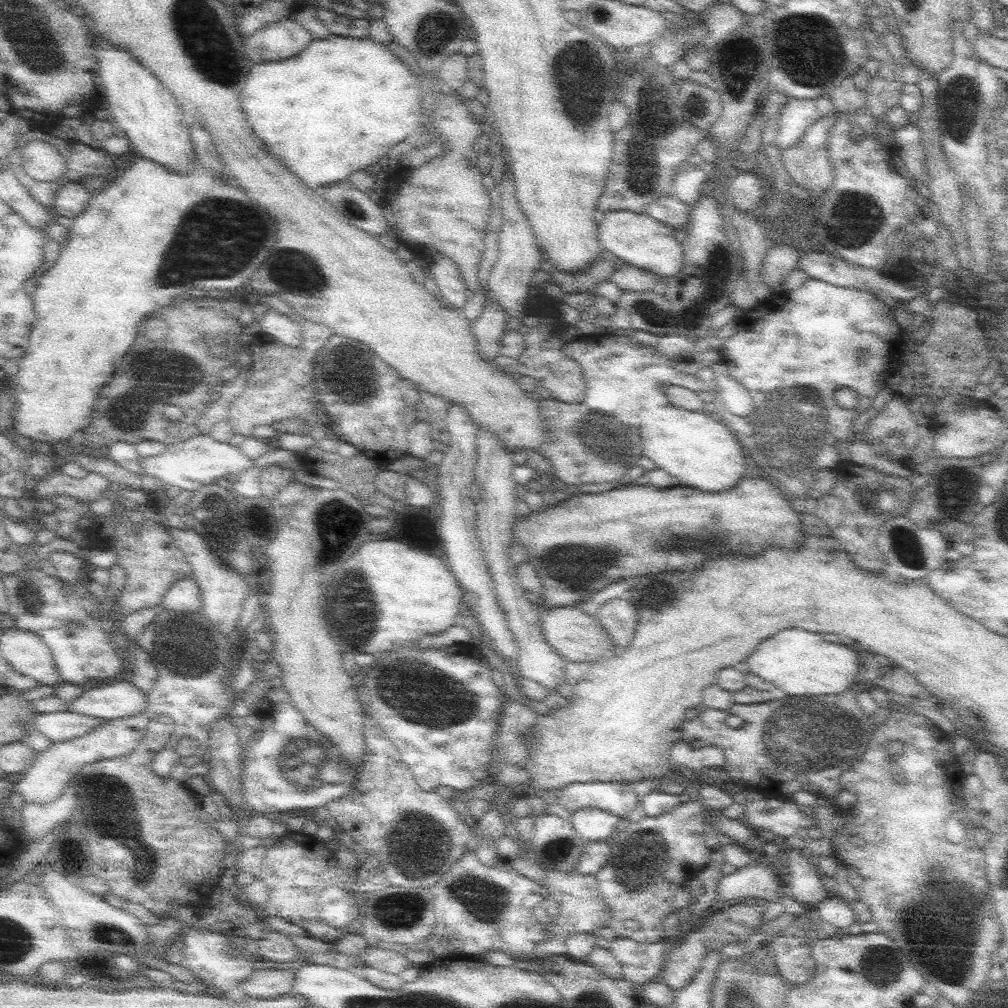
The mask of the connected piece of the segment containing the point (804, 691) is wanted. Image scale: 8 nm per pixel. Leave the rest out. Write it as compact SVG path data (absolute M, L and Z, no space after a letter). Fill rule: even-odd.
M787 628L764 639L741 666L790 696L839 695L860 680L857 652L840 643L826 641L818 632Z

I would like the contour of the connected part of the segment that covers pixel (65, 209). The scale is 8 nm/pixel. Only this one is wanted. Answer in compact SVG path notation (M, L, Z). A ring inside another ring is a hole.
M70 182L60 187L54 195L53 213L66 218L76 218L81 212L88 207L92 195L81 182Z

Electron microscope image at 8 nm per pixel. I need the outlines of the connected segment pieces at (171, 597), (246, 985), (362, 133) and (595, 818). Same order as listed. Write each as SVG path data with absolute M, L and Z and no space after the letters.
M193 577L174 582L163 601L164 610L176 613L198 613L202 609L201 588Z
M258 969L250 978L241 982L241 992L250 998L271 999L289 994L295 988L297 969Z
M331 34L328 38L313 38L311 44L297 56L292 56L290 59L279 62L256 64L252 66L252 72L250 72L248 80L246 80L246 86L242 90L240 100L242 100L242 108L246 112L248 122L252 124L254 132L262 138L262 142L266 144L266 148L278 160L282 160L292 172L296 172L312 190L314 188L322 190L326 186L332 186L331 184L339 183L341 180L349 178L354 171L364 170L371 164L378 163L380 158L387 156L388 150L392 146L400 144L406 138L415 138L422 127L422 90L420 90L418 77L400 60L400 57L396 53L390 52L388 46L378 44L378 42L372 40L369 36L357 39Z
M582 808L572 811L570 820L576 832L588 843L610 841L615 833L620 816L601 808Z

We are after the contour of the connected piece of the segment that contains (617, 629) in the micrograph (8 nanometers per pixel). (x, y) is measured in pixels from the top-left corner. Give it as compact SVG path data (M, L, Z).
M628 596L606 602L598 618L618 650L624 650L632 642L639 619L638 608Z

